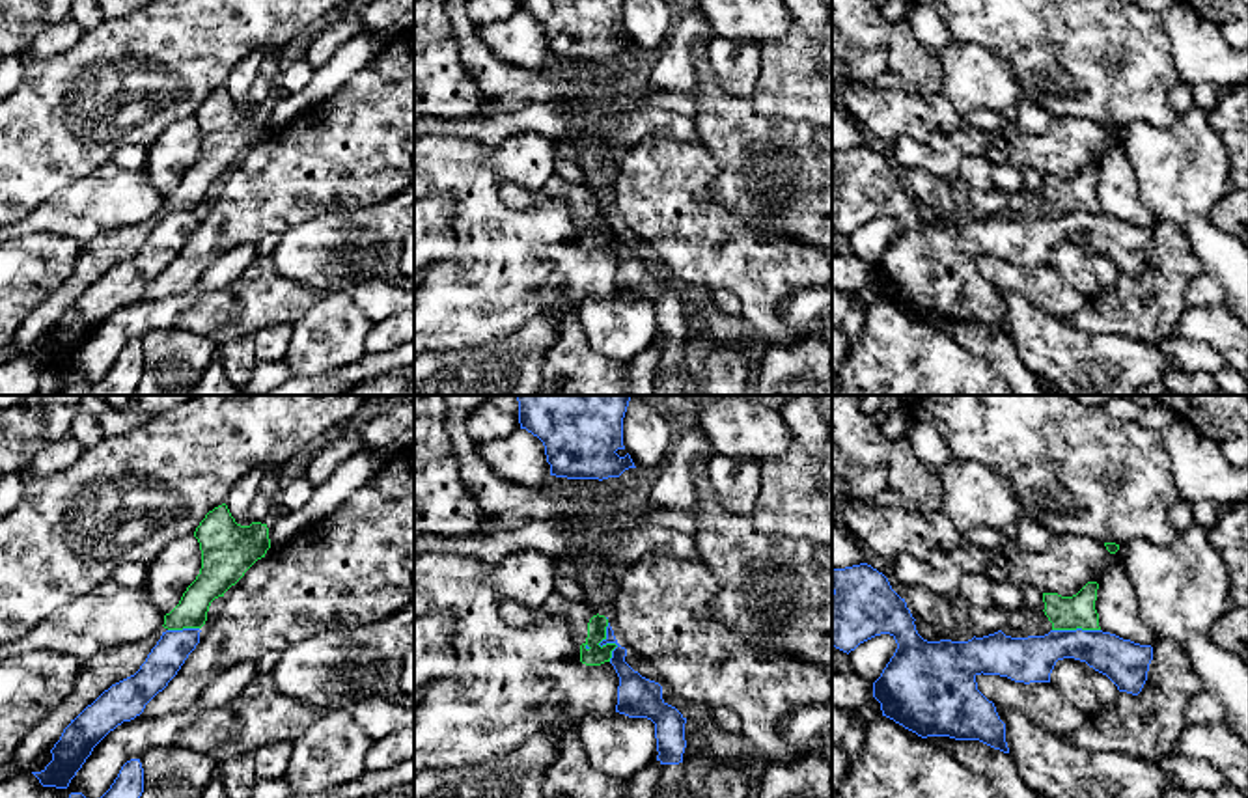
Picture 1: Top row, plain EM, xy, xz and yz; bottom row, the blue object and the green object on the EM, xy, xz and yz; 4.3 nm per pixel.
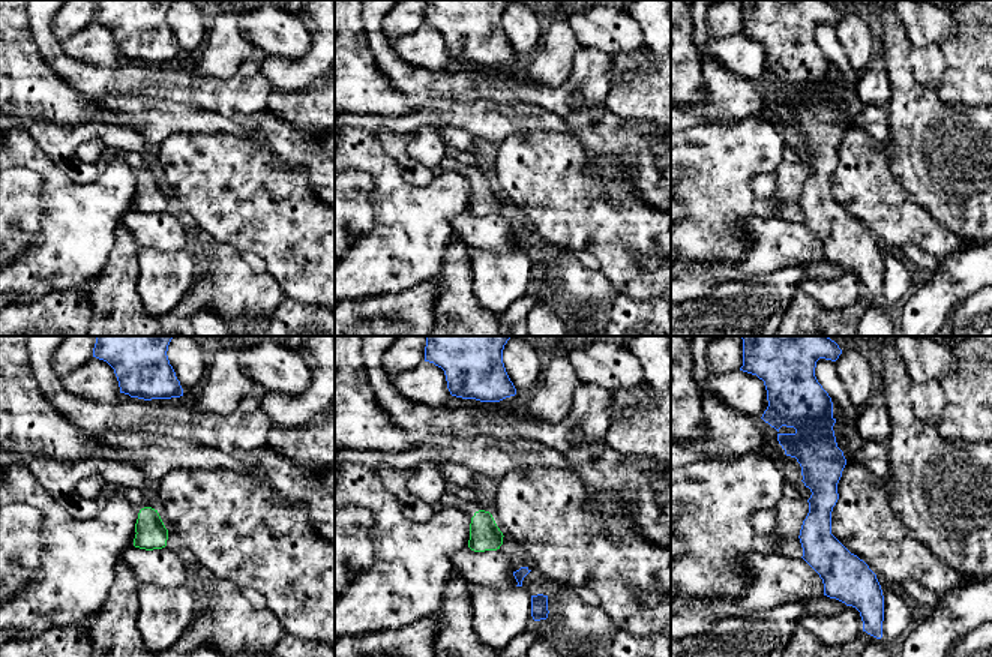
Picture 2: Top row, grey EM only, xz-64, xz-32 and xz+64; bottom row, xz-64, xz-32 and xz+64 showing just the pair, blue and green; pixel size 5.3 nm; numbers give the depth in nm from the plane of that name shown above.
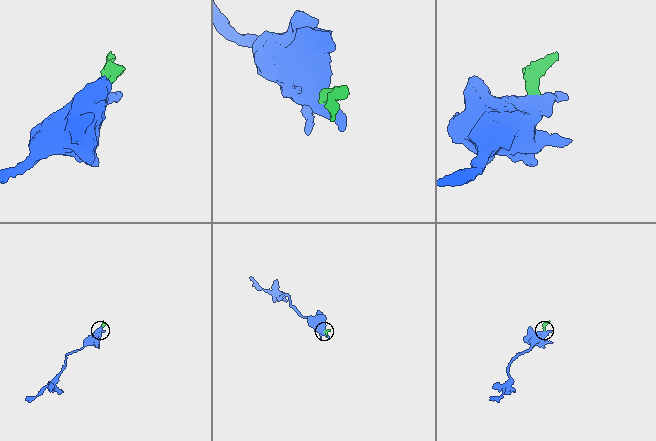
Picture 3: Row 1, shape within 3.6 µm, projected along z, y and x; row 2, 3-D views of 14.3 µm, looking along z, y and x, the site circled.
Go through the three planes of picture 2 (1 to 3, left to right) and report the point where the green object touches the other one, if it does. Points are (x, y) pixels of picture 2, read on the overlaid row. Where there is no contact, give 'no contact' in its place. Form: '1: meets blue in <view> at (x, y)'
1: no contact
2: no contact
3: no contact

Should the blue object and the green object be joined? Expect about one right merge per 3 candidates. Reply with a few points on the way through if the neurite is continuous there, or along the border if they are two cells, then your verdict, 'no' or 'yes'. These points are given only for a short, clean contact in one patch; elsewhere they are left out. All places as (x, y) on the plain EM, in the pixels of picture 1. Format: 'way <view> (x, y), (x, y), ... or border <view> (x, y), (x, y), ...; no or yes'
border xz (607, 206), (605, 222), (616, 228), (610, 243); no

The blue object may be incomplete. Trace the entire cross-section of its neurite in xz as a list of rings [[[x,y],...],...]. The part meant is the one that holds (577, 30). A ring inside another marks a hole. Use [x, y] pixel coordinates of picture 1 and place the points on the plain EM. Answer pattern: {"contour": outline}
{"contour": [[[519,0],[520,11],[545,28],[550,58],[608,62],[636,50],[631,37],[619,39],[623,0]]]}

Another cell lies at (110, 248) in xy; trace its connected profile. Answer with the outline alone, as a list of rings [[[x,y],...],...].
[[[226,86],[205,97],[194,114],[201,132],[201,151],[179,186],[164,198],[164,207],[136,226],[101,233],[75,261],[71,278],[49,293],[19,326],[11,349],[30,354],[34,343],[54,330],[63,311],[104,272],[134,257],[166,213],[201,211],[215,181],[235,168],[270,131],[269,110],[261,104],[241,108]]]

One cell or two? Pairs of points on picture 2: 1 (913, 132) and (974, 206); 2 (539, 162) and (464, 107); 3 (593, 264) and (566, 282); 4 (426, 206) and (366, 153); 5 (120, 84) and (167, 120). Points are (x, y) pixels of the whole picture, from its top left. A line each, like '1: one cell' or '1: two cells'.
1: one cell
2: two cells
3: two cells
4: one cell
5: two cells

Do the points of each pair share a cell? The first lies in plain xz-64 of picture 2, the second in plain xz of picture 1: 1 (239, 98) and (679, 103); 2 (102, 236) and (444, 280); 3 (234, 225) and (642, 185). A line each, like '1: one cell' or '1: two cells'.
1: one cell
2: one cell
3: one cell

